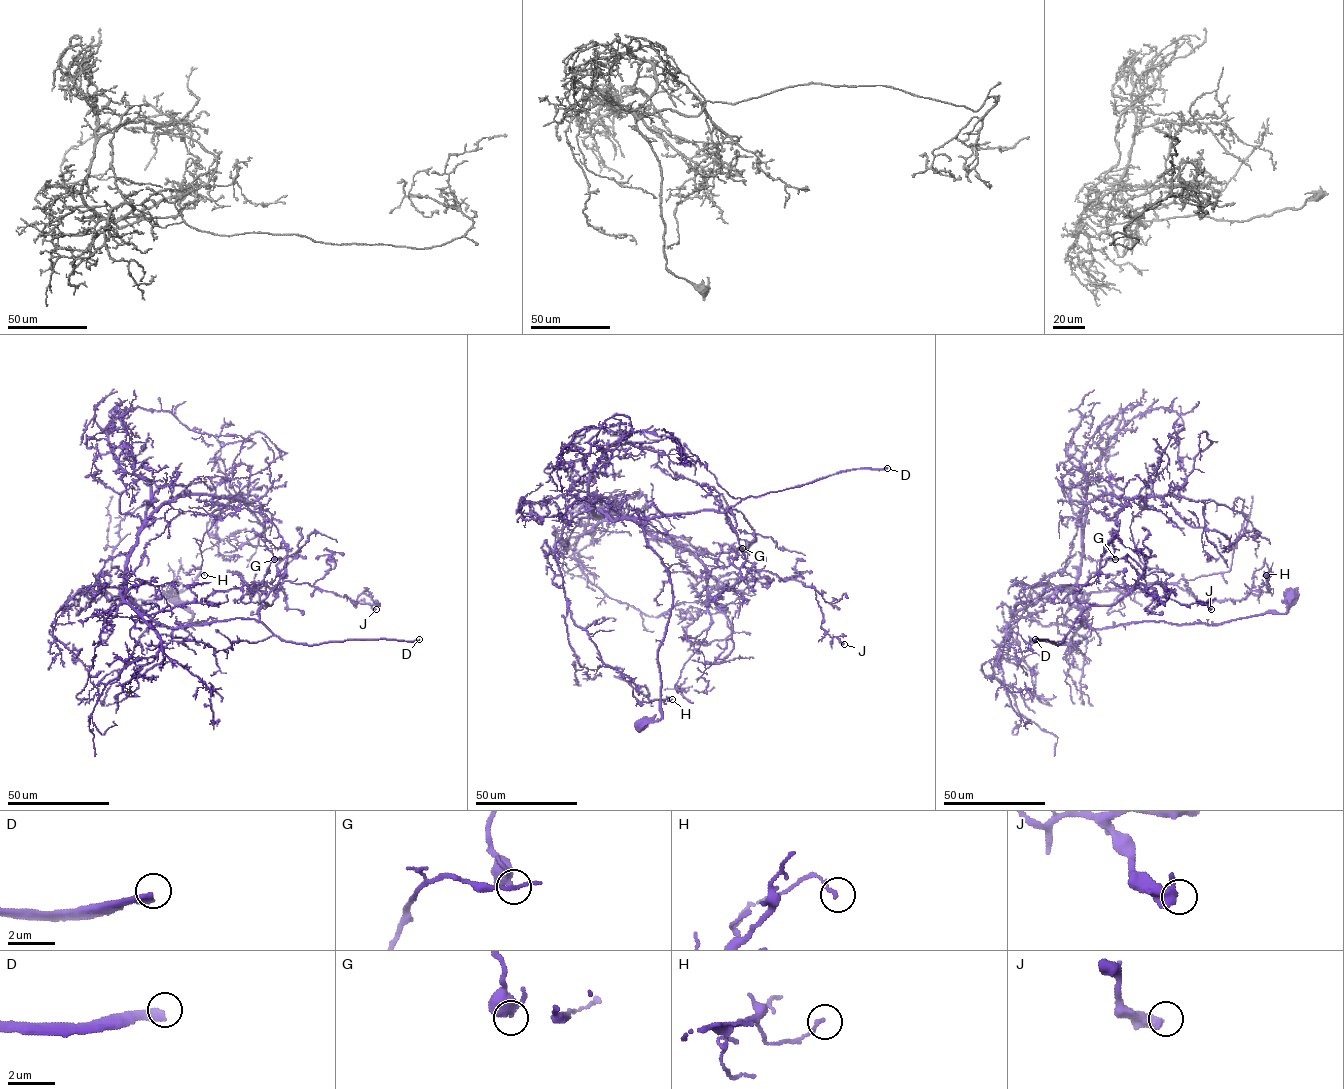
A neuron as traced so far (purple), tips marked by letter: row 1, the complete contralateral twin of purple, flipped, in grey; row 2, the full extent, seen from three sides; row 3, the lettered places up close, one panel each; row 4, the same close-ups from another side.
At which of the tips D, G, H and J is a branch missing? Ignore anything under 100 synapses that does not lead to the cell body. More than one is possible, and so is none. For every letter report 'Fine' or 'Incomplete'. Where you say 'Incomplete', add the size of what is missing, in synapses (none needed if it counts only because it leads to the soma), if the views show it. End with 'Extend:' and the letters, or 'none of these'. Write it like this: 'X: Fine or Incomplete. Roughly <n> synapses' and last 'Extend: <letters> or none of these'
D: Incomplete. Roughly 1000 synapses
G: Fine
H: Fine
J: Fine
Extend: D

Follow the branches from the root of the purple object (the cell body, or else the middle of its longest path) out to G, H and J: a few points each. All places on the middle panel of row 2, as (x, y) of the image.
G: (641, 723), (661, 718), (672, 583), (635, 520), (726, 508), (749, 580), (755, 567), (729, 545), (742, 548)
H: (641, 723), (661, 718), (671, 579), (632, 520), (580, 511), (555, 550), (572, 619), (638, 701), (672, 699)
J: (641, 723), (661, 718), (672, 583), (636, 519), (726, 508), (743, 565), (812, 586), (821, 628), (844, 644)

